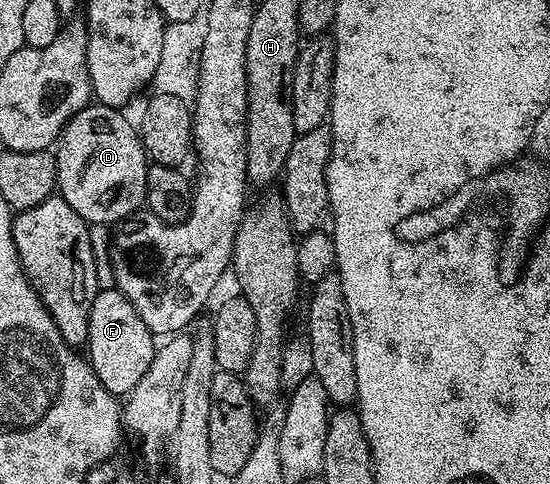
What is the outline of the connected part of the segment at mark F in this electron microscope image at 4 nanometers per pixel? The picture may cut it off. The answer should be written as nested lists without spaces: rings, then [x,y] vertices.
[[[117,287],[99,291],[92,302],[92,310],[88,318],[88,338],[85,347],[90,348],[88,359],[96,378],[114,396],[125,398],[148,374],[148,366],[152,366],[152,358],[156,351],[156,337],[144,326],[144,318],[136,314],[136,306],[128,302],[128,298]]]

